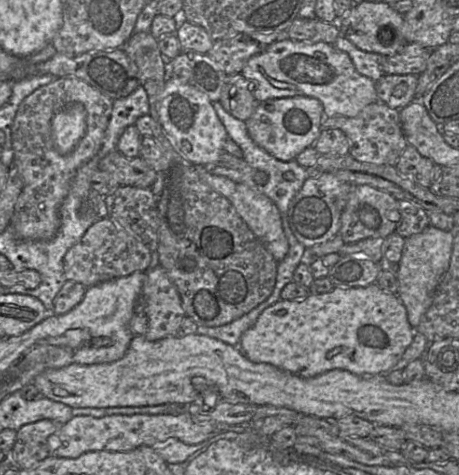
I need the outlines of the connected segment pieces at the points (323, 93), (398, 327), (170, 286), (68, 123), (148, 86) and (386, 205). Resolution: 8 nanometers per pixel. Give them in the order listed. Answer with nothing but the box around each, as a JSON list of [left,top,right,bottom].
[[241,39,377,118],[238,283,414,378],[130,265,185,341],[52,104,86,155],[123,32,166,128],[338,185,399,243]]

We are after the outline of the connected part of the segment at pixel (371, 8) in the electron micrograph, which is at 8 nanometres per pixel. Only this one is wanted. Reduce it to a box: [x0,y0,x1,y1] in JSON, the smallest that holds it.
[337,2,408,57]

